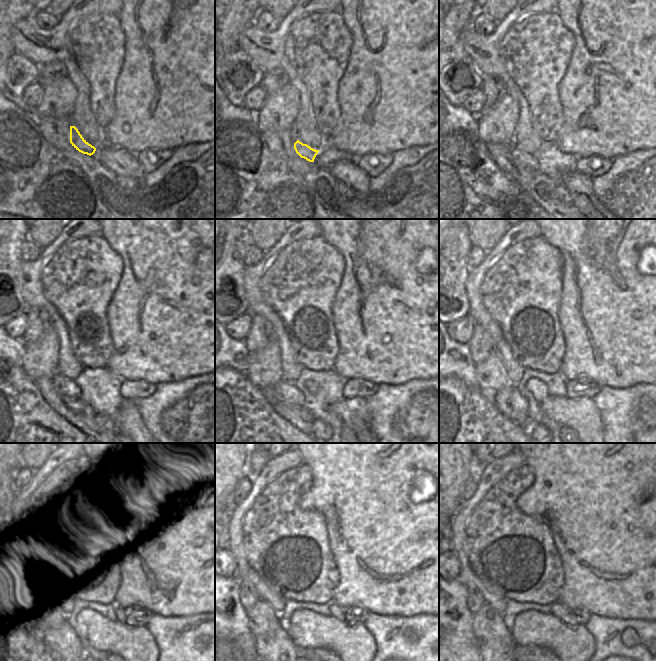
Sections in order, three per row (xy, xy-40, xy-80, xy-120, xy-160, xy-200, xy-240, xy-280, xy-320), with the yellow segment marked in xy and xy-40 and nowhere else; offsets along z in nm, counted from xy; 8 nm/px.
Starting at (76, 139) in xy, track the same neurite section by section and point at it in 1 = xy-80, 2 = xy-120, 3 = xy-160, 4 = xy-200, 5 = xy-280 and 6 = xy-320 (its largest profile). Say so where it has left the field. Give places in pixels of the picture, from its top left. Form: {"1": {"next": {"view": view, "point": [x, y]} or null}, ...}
{"1": {"next": {"view": "xy-80", "point": [520, 158]}}, "2": {"next": {"view": "xy-120", "point": [65, 386]}}, "3": {"next": {"view": "xy-160", "point": [287, 392]}}, "4": {"next": {"view": "xy-200", "point": [509, 402]}}, "5": {"next": {"view": "xy-280", "point": [276, 646]}}, "6": {"next": {"view": "xy-320", "point": [492, 646]}}}

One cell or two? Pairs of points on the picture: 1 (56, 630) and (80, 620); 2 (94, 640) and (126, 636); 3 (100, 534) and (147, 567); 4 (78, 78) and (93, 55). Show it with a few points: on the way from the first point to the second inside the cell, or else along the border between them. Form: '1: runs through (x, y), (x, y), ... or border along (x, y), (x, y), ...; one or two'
1: border along (65, 616), (82, 644); two
2: runs through (102, 637), (118, 637); one
3: border along (105, 516), (107, 519), (108, 546), (113, 562); two
4: border along (69, 53), (87, 81), (90, 95); two

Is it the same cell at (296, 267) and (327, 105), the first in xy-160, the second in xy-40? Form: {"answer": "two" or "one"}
{"answer": "one"}

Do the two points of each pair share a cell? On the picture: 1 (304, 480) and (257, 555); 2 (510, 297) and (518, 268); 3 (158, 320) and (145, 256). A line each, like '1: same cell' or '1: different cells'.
1: same cell
2: same cell
3: same cell

